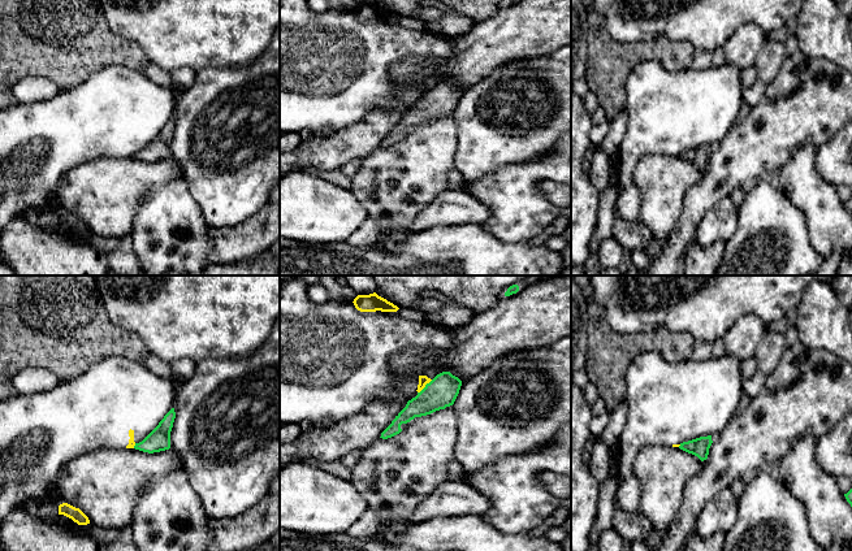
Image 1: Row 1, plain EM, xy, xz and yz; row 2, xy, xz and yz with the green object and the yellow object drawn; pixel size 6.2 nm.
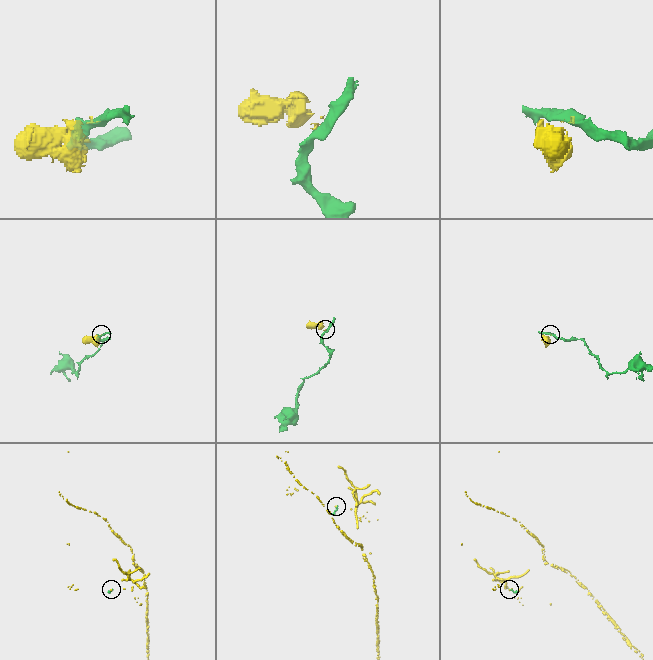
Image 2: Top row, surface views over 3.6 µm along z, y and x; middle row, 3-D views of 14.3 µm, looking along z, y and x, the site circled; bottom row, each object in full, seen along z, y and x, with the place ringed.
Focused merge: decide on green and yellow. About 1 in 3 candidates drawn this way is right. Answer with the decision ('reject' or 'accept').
reject

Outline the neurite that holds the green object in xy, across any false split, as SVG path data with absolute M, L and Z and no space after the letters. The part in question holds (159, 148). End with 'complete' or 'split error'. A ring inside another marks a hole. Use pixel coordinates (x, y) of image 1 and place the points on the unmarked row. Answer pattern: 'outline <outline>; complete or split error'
outline M172 117L142 151L135 152L134 157L148 162L169 159L174 127L176 121Z; complete

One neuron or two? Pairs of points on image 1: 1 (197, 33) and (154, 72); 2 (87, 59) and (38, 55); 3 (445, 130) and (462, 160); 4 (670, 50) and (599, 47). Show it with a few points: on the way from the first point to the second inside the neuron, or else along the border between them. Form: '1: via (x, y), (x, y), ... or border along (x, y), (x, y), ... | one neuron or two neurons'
1: border along (150, 61), (169, 73) | two neurons
2: via (76, 55), (50, 55) | one neuron
3: border along (453, 120), (455, 126), (454, 166) | two neurons
4: via (652, 50), (617, 51) | one neuron

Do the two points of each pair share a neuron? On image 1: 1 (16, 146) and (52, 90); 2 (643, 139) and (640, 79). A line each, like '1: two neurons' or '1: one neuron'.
1: two neurons
2: one neuron

